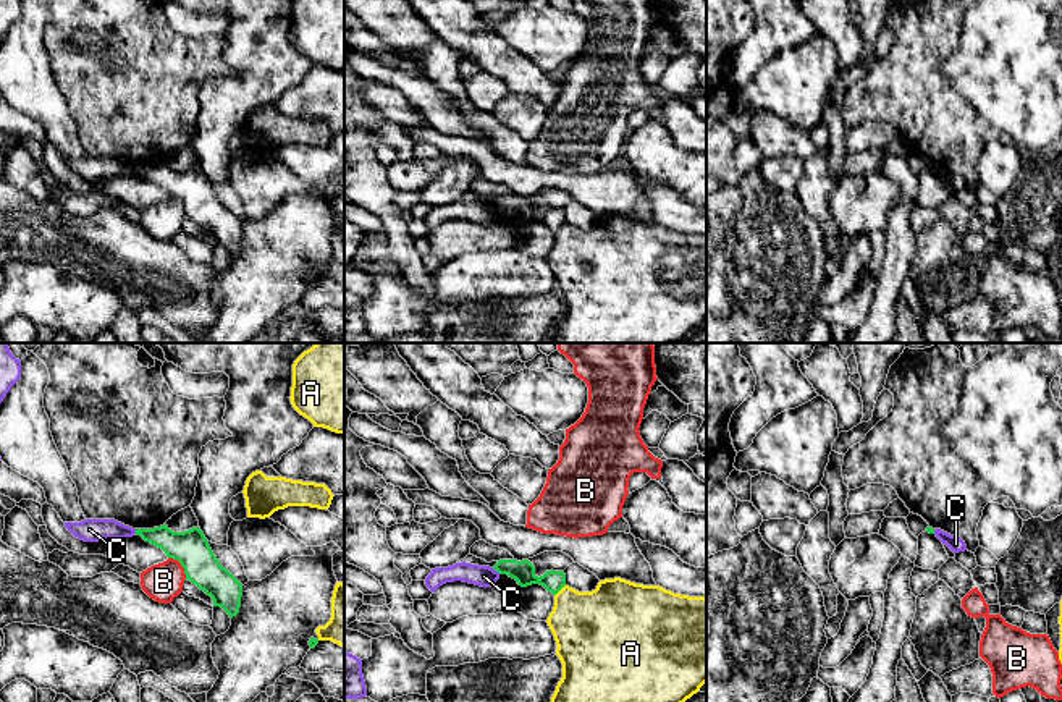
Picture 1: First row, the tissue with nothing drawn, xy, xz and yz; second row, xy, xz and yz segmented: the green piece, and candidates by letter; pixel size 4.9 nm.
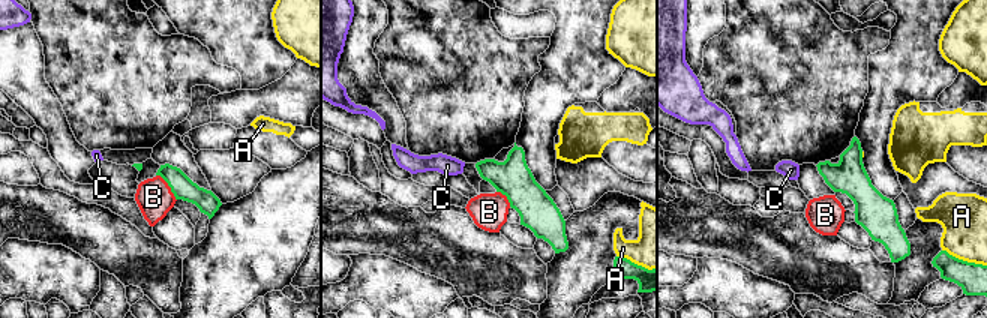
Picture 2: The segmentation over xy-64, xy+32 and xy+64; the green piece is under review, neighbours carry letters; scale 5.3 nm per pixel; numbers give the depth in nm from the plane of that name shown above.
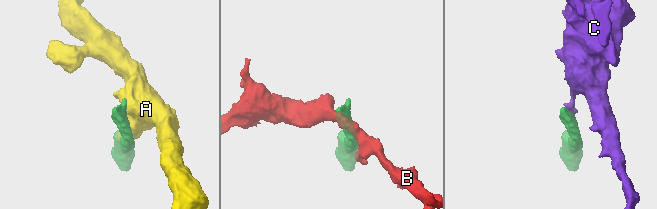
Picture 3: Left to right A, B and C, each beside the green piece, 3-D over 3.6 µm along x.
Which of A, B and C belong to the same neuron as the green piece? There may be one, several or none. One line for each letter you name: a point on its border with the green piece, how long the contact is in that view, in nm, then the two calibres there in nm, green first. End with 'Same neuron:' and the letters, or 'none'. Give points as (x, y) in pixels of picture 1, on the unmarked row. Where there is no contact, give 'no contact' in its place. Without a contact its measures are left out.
Same neuron: none

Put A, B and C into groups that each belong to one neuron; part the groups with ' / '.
A / B / C

